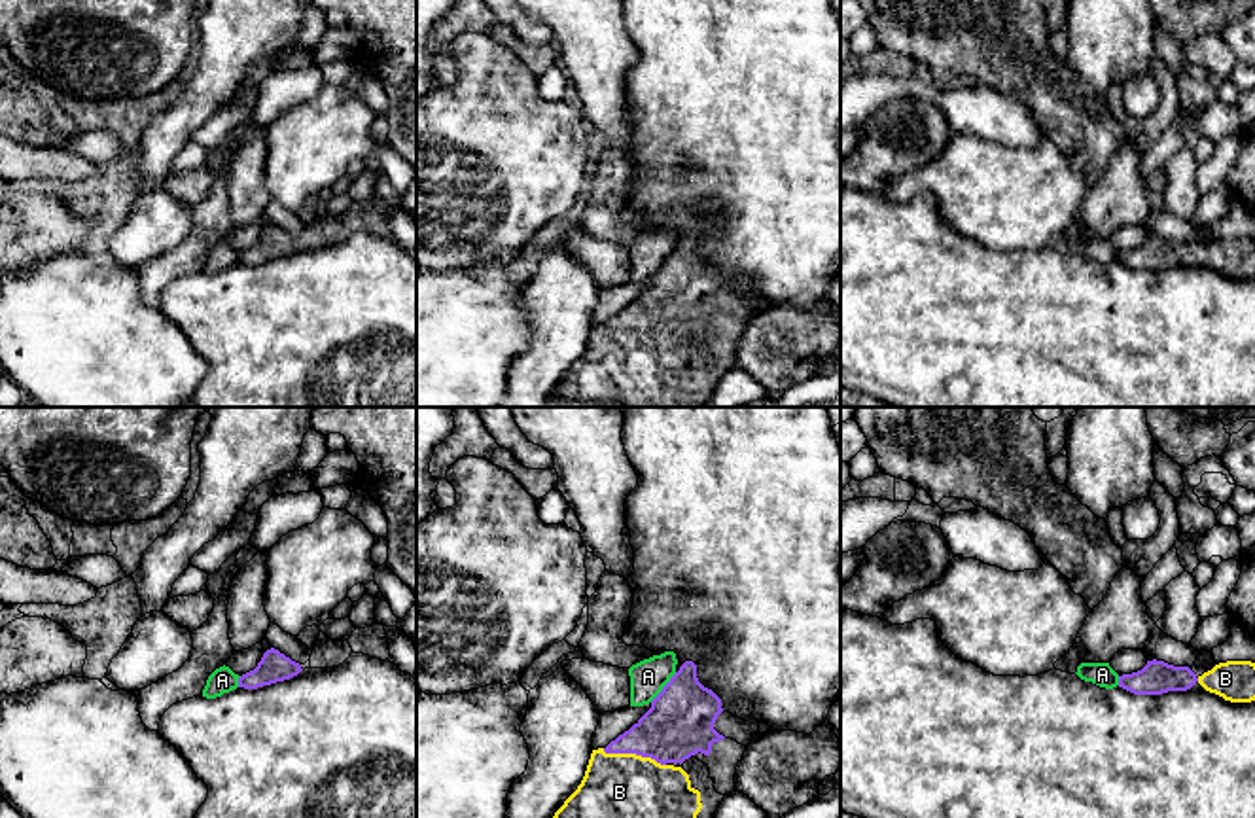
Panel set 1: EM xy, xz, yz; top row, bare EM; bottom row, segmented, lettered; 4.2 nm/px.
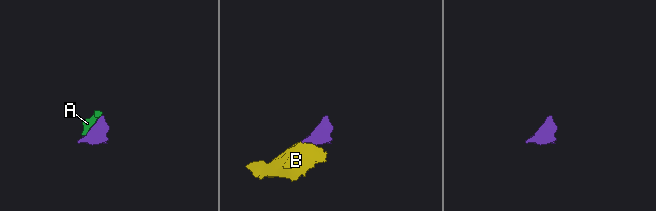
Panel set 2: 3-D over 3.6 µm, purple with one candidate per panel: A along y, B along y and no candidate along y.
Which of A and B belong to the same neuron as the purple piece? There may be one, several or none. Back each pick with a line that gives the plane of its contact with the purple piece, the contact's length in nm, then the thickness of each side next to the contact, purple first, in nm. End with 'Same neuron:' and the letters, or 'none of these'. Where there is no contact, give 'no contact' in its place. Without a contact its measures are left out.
B: xz | 280 nm | 280/400 nm
Same neuron: B

